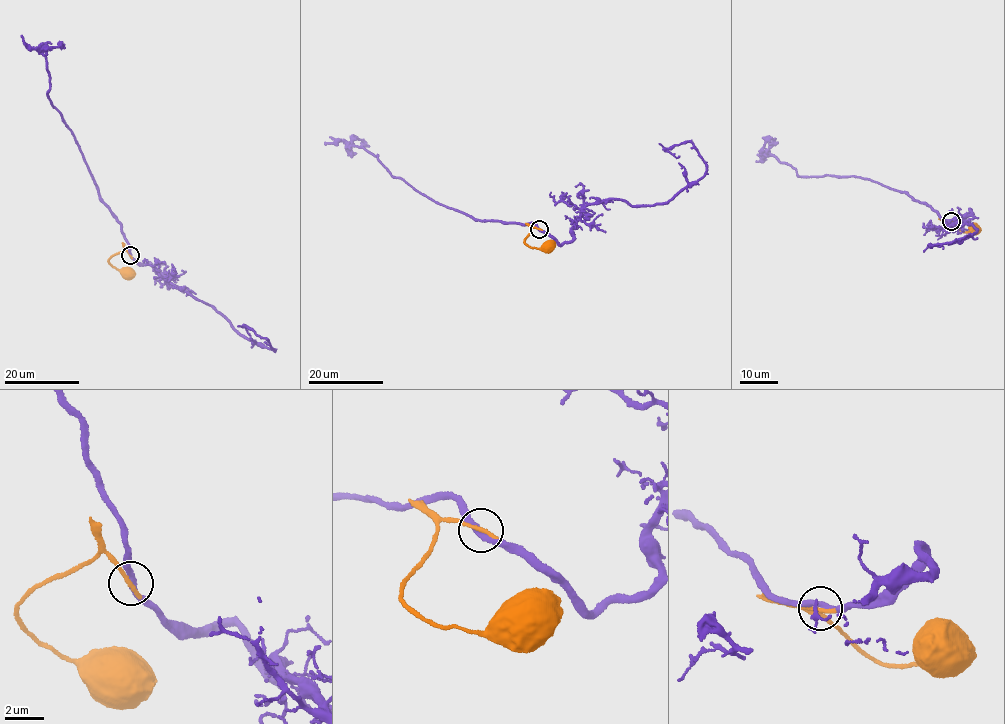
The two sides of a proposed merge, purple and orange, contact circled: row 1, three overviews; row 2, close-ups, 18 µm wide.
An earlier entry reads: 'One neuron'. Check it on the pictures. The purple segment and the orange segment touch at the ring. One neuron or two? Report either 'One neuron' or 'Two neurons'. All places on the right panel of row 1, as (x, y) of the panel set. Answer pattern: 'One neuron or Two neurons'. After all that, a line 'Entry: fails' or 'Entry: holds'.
One neuron
Entry: holds

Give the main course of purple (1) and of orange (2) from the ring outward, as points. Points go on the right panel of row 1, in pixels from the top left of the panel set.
1: (950, 221), (961, 219), (970, 210), (971, 214), (949, 229), (966, 222), (977, 231), (928, 245), (942, 249)
2: (950, 221), (947, 221), (963, 232), (974, 229)

